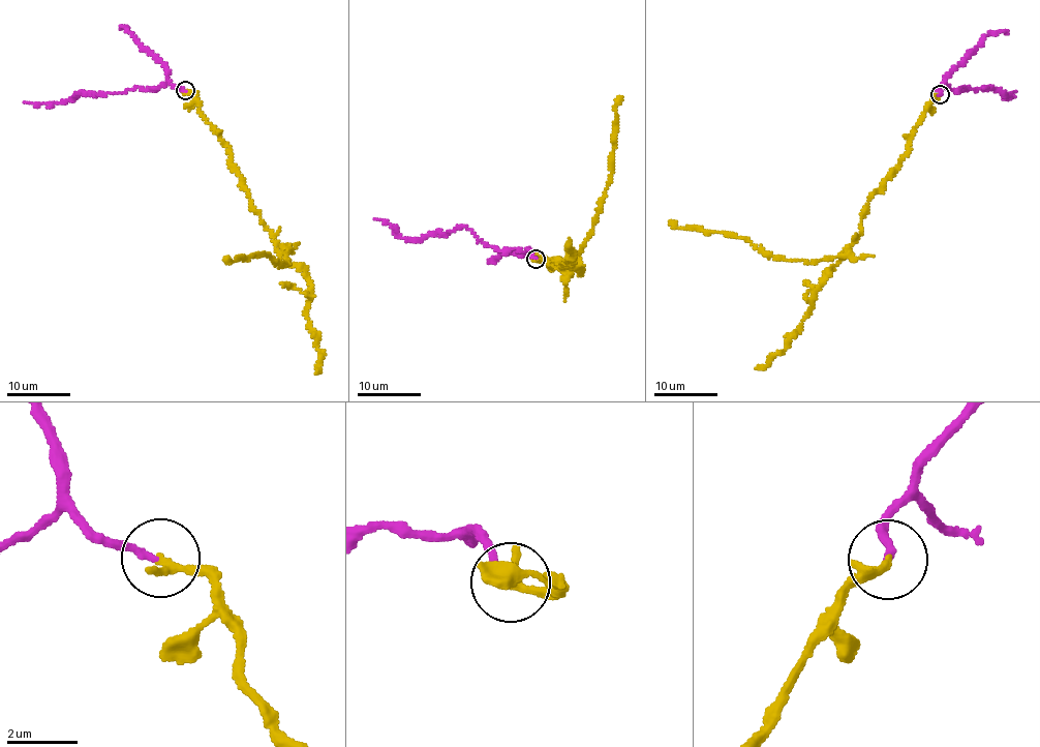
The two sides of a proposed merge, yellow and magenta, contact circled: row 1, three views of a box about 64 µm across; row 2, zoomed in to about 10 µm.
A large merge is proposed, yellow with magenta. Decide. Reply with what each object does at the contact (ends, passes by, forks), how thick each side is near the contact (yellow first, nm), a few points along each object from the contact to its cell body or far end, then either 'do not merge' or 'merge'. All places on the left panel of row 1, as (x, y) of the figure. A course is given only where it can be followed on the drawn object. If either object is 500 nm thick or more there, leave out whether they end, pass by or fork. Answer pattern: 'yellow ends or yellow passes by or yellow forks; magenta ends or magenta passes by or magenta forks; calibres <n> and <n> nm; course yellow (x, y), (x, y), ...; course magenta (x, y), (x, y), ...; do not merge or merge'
yellow ends; magenta ends; calibres 280 and 170 nm; course yellow (185, 90), (227, 147), (261, 221), (289, 250), (284, 255), (288, 263), (281, 265), (269, 255), (227, 259); course magenta (185, 90), (167, 81), (150, 90), (135, 87), (103, 95), (79, 91), (64, 100), (37, 103), (24, 101); do not merge

